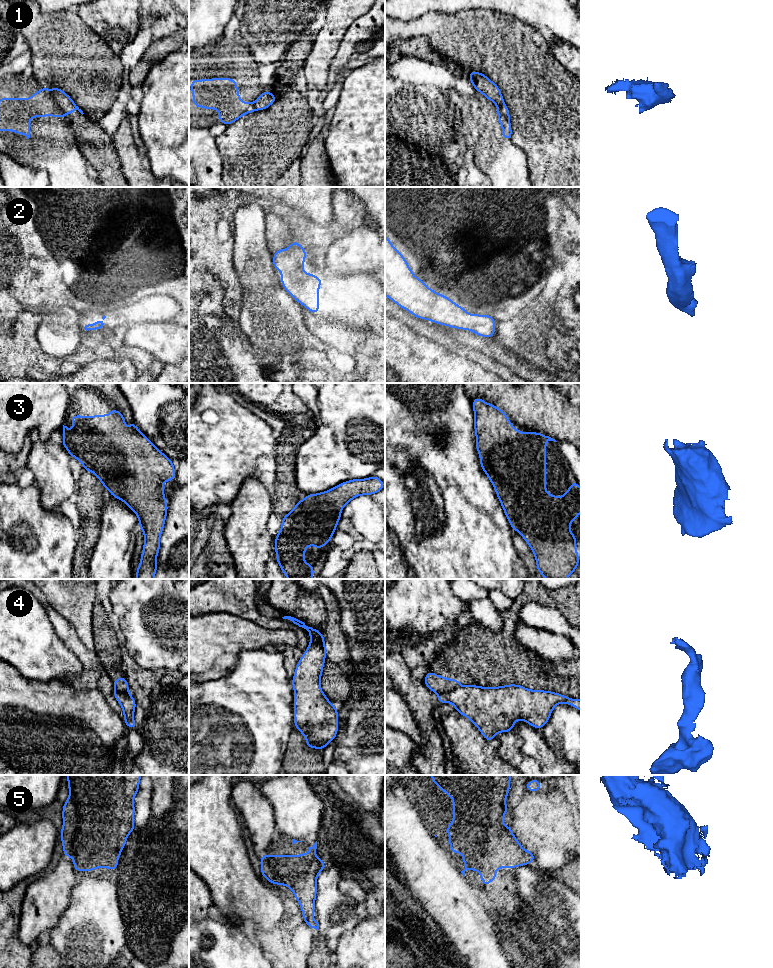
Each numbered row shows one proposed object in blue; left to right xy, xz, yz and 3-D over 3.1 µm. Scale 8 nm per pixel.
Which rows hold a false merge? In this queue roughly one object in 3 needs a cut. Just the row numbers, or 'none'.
1, 4

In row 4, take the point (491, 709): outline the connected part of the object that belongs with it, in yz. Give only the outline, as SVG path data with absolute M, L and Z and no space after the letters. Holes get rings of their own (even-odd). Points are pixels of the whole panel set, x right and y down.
M510 684L499 687L480 687L476 685L459 686L449 692L438 694L438 703L452 703L455 711L467 717L490 742L498 732L512 732L518 719L534 728L542 729L549 721L554 707L560 703L573 705L581 711L581 699L572 700L569 696L544 690L529 690L521 685Z

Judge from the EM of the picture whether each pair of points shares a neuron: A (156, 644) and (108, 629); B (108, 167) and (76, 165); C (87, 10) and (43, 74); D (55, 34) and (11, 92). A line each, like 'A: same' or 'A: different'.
A: different
B: different
C: different
D: different

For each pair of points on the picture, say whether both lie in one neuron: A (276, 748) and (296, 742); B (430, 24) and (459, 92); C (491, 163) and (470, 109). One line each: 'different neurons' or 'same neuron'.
A: different neurons
B: different neurons
C: same neuron

